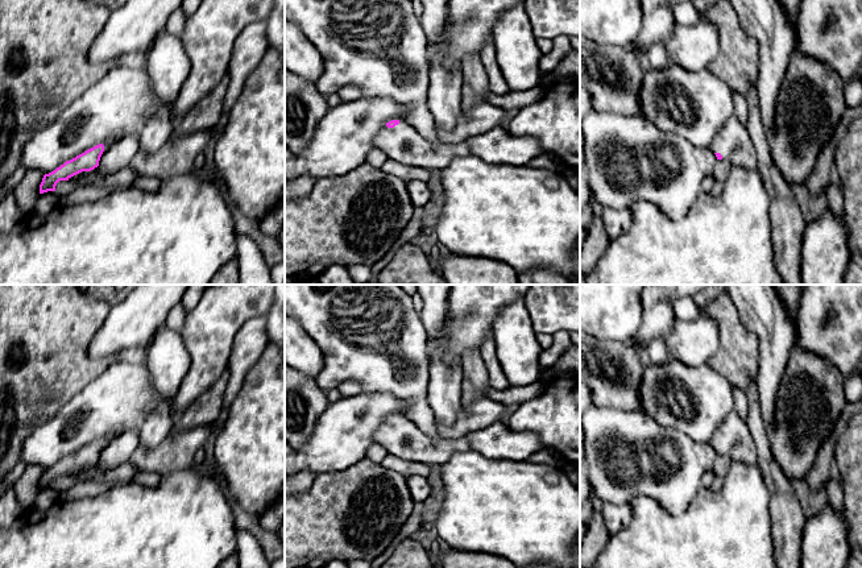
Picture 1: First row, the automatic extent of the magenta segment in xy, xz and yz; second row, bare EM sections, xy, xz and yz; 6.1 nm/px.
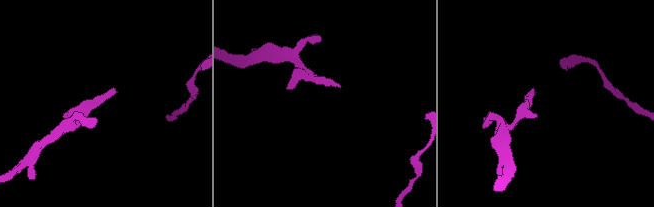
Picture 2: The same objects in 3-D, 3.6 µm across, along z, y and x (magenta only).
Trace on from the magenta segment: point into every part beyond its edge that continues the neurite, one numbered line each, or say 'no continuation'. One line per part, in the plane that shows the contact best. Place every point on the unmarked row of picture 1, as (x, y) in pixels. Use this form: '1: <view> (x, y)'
1: xz (402, 438)

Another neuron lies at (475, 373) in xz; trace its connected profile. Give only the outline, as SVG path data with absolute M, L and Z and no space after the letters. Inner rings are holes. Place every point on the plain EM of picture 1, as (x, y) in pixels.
M486 335L478 352L467 352L463 356L463 406L468 407L472 402L485 397L490 387L506 390L511 385L506 378L497 358L494 337Z

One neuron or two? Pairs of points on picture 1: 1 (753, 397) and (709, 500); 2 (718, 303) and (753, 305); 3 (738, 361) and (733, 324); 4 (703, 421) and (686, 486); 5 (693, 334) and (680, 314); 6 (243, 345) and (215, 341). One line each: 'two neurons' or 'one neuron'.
1: two neurons
2: two neurons
3: one neuron
4: two neurons
5: two neurons
6: two neurons

